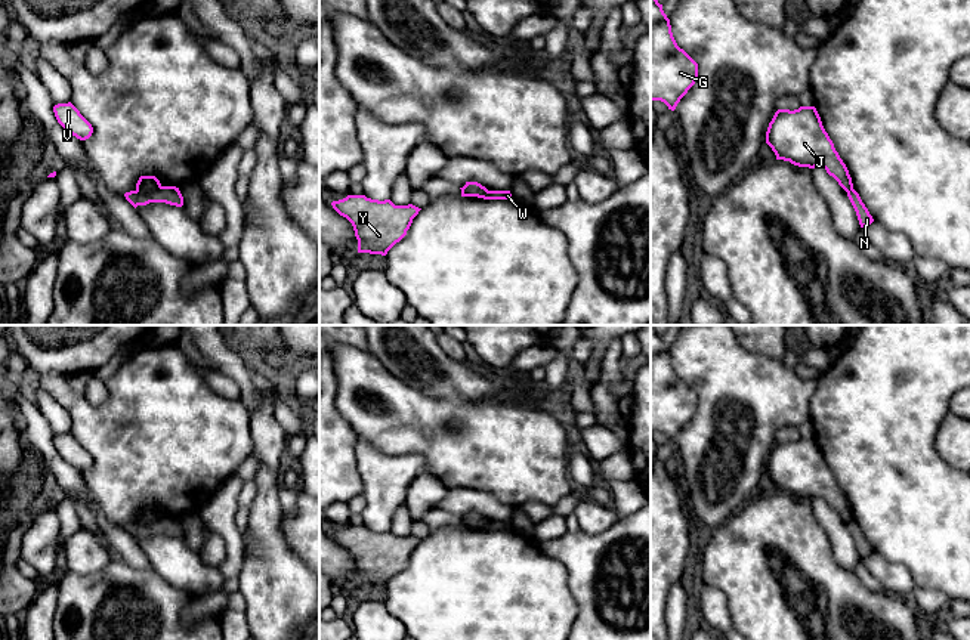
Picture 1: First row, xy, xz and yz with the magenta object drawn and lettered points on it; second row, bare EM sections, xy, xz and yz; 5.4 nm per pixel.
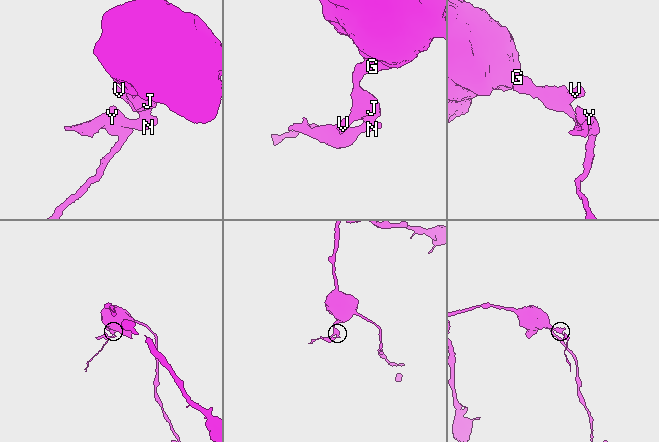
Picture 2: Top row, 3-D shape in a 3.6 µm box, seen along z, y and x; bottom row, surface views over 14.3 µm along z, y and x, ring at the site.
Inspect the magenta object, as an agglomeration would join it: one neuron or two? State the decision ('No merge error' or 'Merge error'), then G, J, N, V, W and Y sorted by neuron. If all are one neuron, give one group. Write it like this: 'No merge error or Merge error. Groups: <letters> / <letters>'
Merge error. Groups: G J V / N W Y

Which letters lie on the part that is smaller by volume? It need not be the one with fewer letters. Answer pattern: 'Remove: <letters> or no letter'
Remove: N, W, Y

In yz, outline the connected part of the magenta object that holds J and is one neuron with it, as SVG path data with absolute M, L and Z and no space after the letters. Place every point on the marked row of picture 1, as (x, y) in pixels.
M800 106L794 111L778 109L769 123L766 143L776 160L790 161L798 167L825 168L846 192L853 189L849 170L815 106Z

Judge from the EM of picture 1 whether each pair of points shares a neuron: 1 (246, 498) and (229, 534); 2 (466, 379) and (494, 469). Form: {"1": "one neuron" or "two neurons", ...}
{"1": "two neurons", "2": "two neurons"}

